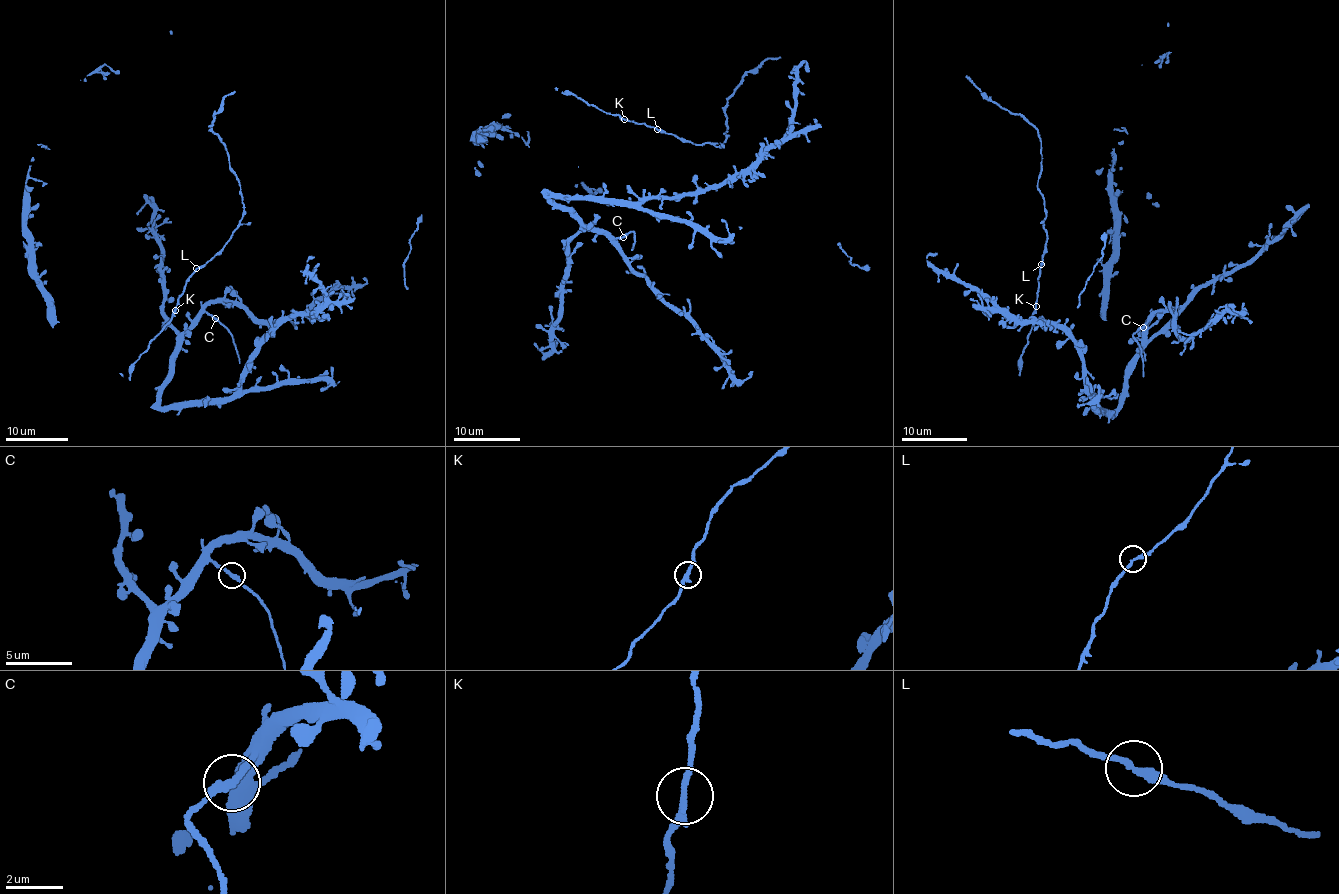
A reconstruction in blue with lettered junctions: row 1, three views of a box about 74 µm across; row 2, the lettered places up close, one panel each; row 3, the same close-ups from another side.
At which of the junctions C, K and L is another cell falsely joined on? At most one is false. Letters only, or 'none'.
C

